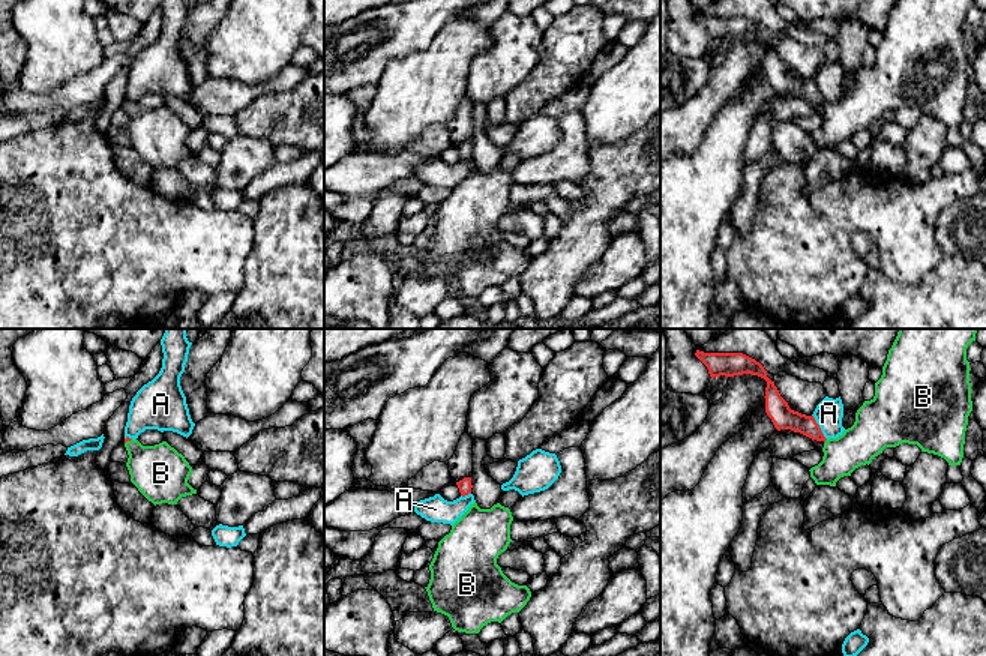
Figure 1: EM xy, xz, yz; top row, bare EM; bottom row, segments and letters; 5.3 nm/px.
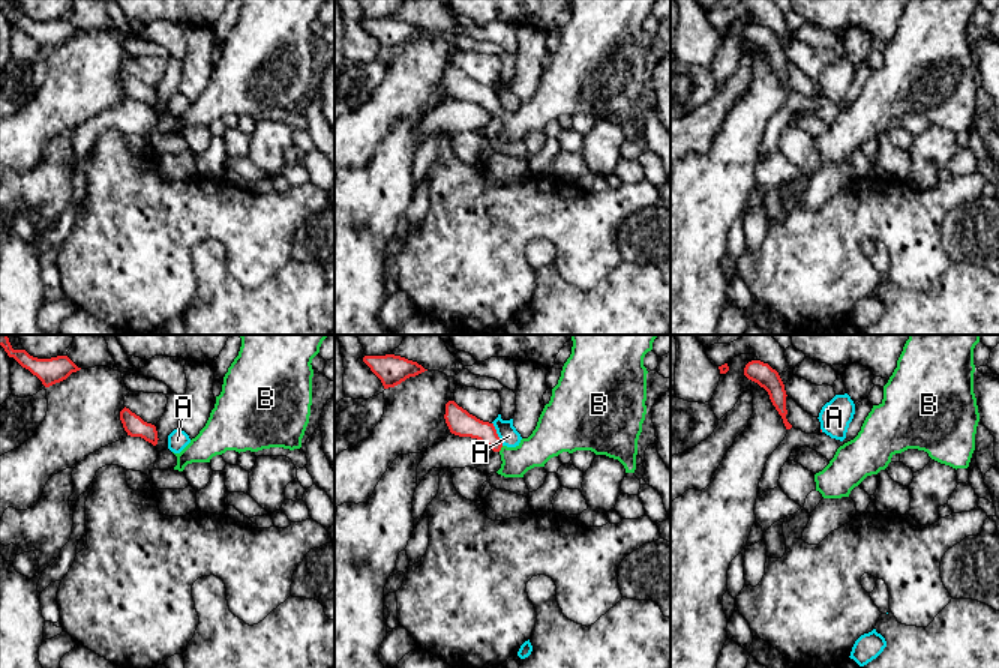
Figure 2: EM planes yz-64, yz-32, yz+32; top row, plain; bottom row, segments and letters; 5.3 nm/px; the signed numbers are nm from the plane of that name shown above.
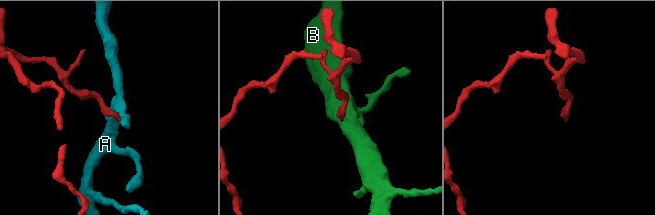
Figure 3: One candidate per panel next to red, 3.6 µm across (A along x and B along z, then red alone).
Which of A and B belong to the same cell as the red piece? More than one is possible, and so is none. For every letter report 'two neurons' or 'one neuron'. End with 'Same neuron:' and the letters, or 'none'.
A: two neurons
B: one neuron
Same neuron: B

